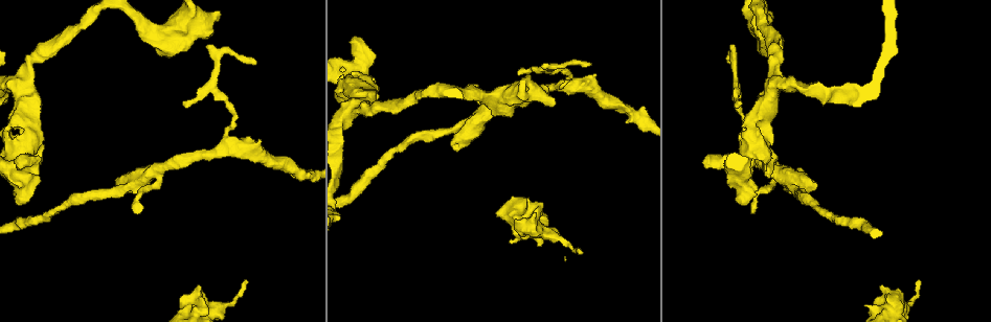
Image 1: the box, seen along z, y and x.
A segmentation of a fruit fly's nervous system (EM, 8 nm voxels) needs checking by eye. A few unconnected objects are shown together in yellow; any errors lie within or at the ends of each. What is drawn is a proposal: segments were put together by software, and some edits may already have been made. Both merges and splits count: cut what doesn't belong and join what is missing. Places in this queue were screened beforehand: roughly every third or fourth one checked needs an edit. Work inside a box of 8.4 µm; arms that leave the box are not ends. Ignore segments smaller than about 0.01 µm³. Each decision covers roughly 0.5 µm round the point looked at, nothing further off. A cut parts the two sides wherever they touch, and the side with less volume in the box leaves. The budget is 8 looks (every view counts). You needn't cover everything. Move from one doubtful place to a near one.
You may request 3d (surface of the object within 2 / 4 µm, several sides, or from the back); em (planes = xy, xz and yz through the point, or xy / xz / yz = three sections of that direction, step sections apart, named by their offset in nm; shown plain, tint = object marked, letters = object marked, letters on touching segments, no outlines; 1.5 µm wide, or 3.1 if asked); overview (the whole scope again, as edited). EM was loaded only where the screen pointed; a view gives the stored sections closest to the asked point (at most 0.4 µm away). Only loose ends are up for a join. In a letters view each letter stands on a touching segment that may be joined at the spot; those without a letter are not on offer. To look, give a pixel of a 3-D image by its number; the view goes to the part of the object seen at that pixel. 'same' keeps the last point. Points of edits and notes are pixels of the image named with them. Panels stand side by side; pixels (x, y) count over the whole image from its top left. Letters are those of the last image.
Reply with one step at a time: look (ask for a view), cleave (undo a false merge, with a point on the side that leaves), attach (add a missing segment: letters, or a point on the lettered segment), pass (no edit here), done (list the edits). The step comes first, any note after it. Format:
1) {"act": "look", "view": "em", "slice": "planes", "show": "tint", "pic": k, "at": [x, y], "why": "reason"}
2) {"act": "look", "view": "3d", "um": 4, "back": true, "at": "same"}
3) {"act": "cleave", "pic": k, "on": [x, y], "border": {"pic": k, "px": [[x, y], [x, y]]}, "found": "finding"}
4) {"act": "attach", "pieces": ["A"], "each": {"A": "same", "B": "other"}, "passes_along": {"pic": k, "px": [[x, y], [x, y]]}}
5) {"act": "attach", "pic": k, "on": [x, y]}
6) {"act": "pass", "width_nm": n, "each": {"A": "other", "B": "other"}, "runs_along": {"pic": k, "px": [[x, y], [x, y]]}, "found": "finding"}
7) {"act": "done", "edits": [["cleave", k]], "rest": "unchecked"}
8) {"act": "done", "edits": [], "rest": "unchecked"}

{"act": "look", "view": "3d", "um": 2, "pic": 1, "at": [159, 167], "why": "two arms in line, one across"}

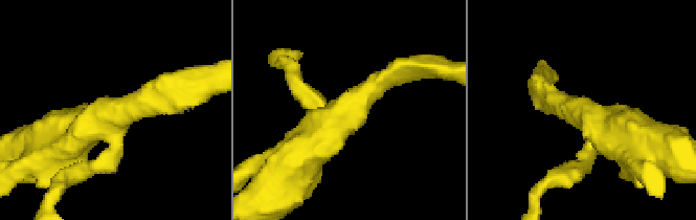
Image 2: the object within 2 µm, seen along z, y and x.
{"act": "look", "view": "em", "slice": "planes", "show": "tint", "pic": 2, "at": [577, 110], "arms": 3}

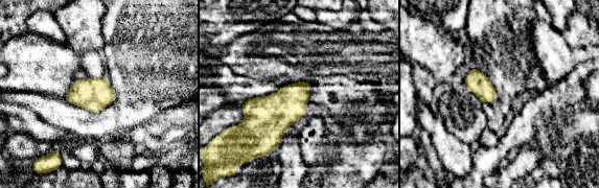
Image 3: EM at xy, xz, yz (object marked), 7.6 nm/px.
{"act": "look", "view": "em", "slice": "planes", "show": "letters", "at": "same"}

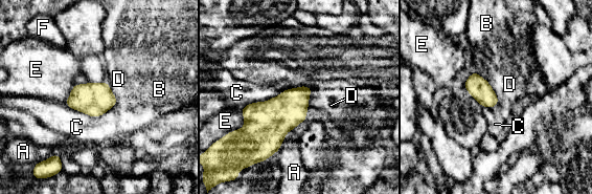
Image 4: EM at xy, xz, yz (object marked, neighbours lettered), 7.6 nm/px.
{"act": "pass", "each": {"A": "other", "B": "other", "C": "other", "D": "other", "E": "other", "F": "other"}, "found": "continuous, no second neuron"}

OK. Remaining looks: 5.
{"act": "look", "view": "3d", "um": 2, "pic": 1, "at": [246, 282], "why": "branch stops here"}

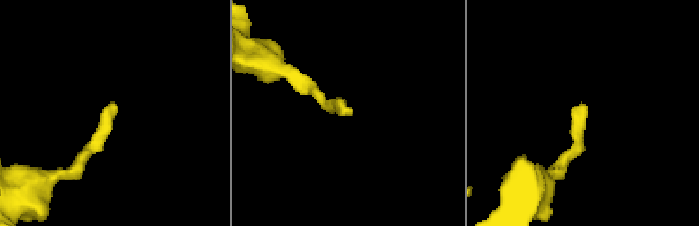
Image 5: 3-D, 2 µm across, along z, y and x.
{"act": "look", "view": "em", "slice": "planes", "show": "letters", "pic": 5, "at": [351, 110], "why": "shape alone is not enough"}

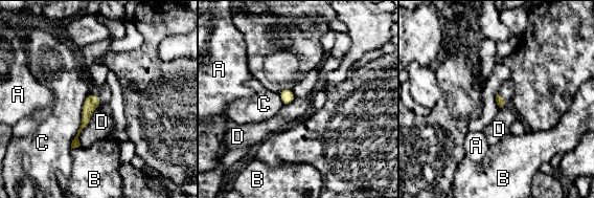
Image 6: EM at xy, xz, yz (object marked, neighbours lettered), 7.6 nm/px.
{"act": "pass", "longest_contact_nm": ["C", 460], "each": {"A": "other", "B": "other", "C": "other", "D": "other"}, "border": {"pic": 6, "px": [[97, 107], [78, 135], [80, 145]]}, "found": "no lettered segment goes on from it"}

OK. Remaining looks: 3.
{"act": "look", "view": "em", "slice": "planes", "show": "letters", "pic": 1, "at": [21, 114], "why": "four or more arms meet"}

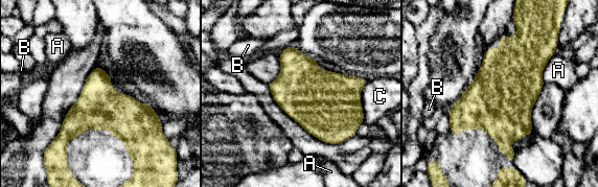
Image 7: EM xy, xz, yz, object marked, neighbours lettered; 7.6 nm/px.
{"act": "pass", "longest_contact_nm": ["C", 340], "each": {"A": "other", "B": "other", "C": "other"}, "border": {"pic": 7, "px": [[554, 54], [543, 71], [544, 83]]}, "found": "one neuron here"}

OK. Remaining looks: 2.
{"act": "done", "edits": [], "rest": "unchecked"}

